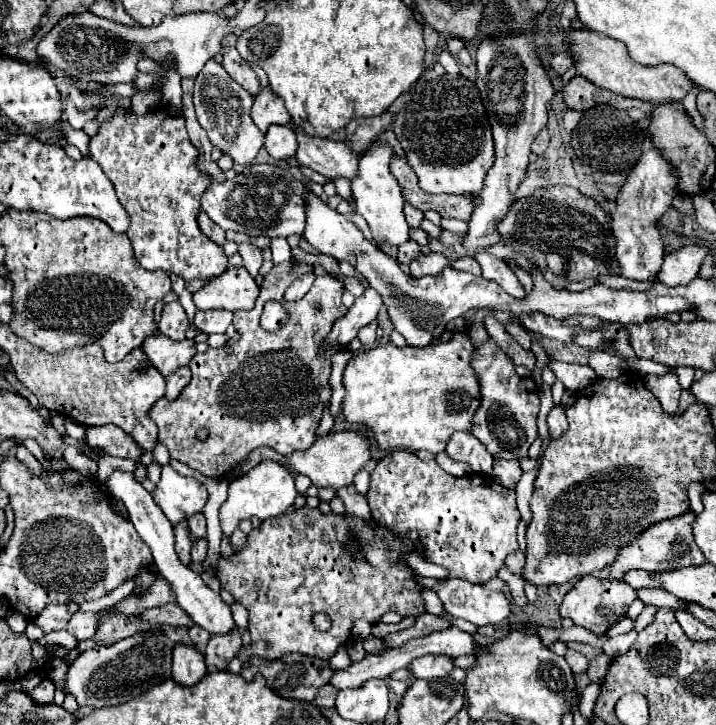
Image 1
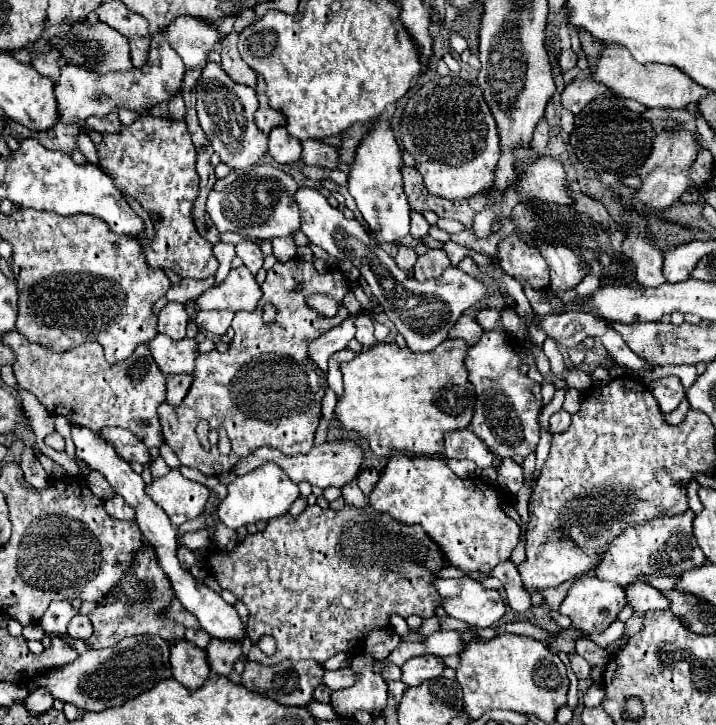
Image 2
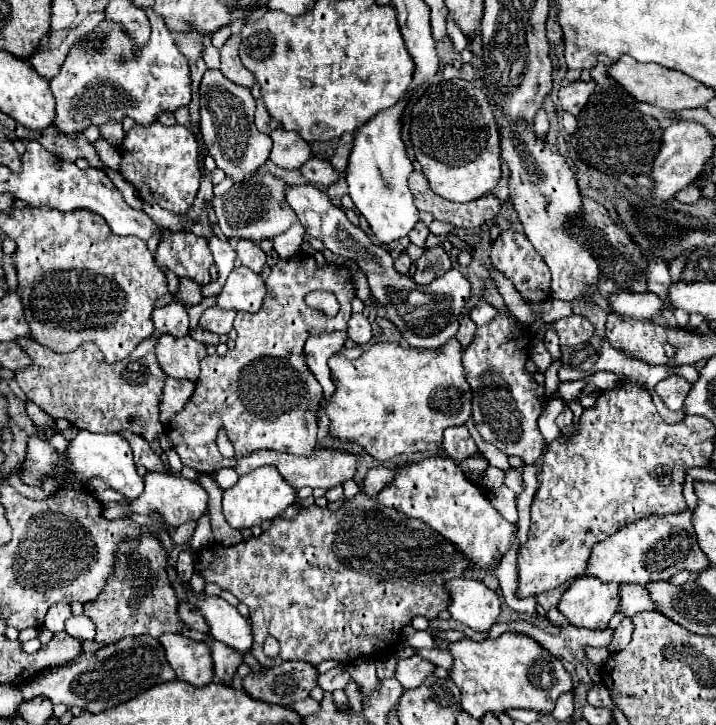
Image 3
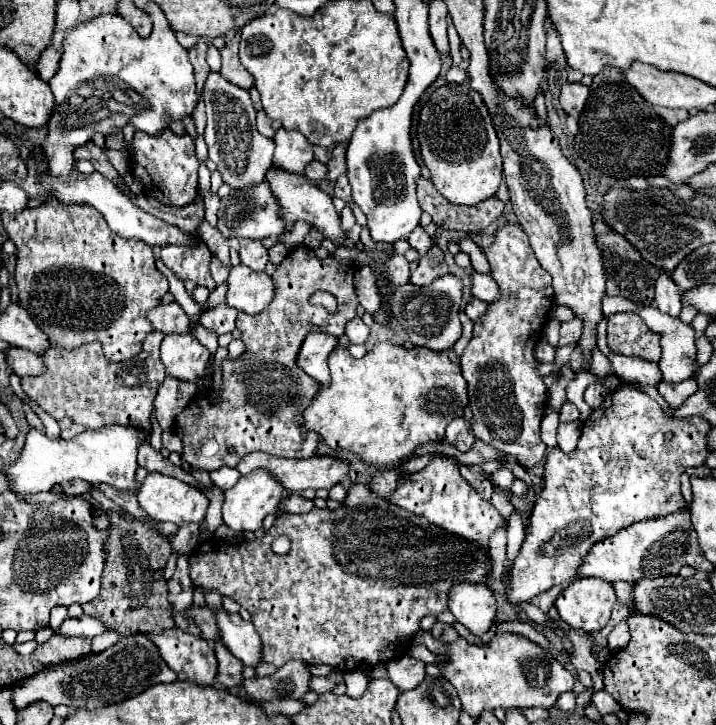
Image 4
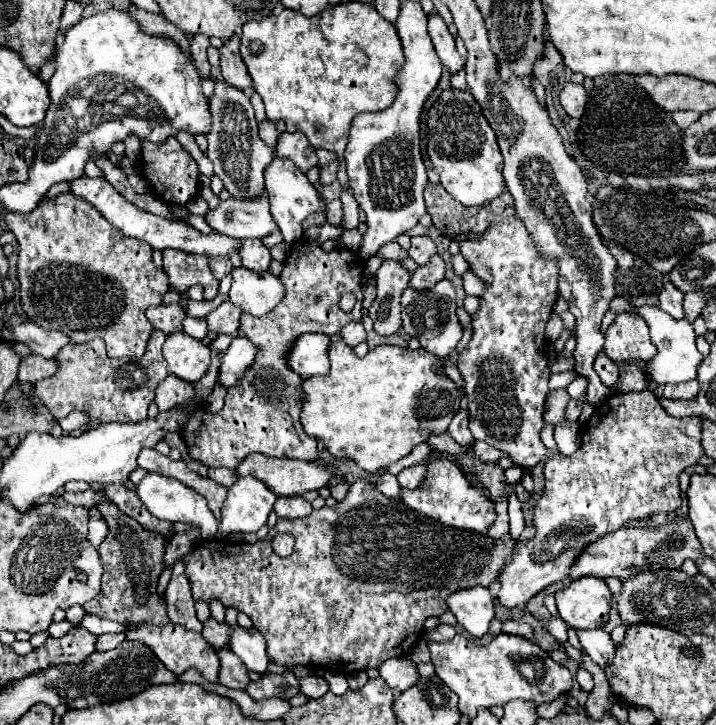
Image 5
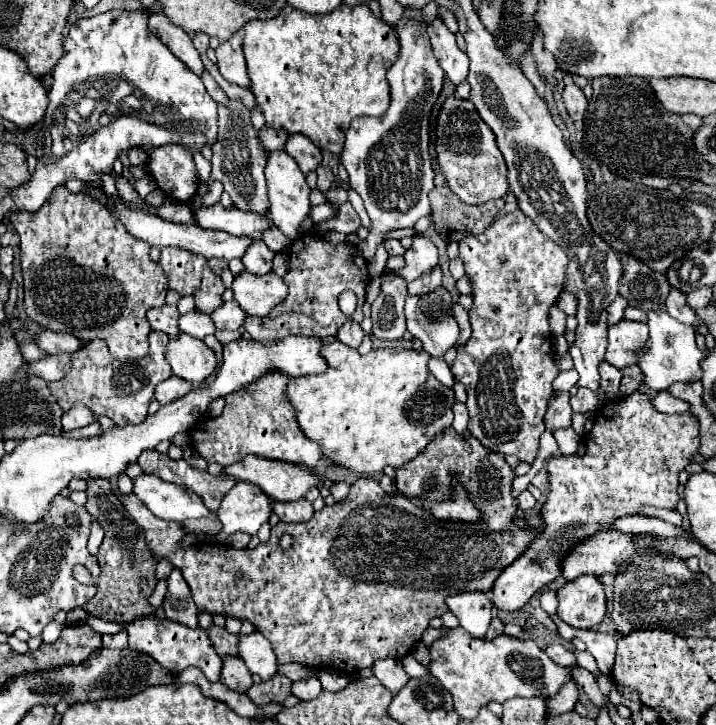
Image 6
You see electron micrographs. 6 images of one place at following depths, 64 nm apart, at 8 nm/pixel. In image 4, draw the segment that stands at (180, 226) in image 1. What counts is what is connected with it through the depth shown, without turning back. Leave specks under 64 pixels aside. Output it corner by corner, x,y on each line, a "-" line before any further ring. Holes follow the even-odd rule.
164,128
158,136
146,132
134,132
130,144
130,174
140,180
146,196
160,200
166,206
188,206
198,196
198,160
194,154
194,138
186,134
174,134
-
204,242
184,246
184,244
168,244
160,250
160,260
180,278
180,280
192,280
198,286
206,286
210,290
216,288
212,276
210,276
210,250

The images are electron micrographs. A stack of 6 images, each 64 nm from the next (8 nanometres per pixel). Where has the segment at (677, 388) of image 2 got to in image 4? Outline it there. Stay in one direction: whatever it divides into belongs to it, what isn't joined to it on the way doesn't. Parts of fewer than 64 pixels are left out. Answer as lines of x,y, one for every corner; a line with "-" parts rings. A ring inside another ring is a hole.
688,378
684,382
676,382
676,384
668,384
668,382
660,382
658,384
658,392
660,396
668,402
672,408
680,406
688,396
692,396
696,392
696,380

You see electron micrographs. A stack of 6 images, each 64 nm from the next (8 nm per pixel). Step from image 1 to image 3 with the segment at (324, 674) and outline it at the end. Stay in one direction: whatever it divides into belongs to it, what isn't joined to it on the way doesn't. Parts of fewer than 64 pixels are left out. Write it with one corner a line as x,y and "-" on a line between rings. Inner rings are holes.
282,662
270,670
250,672
244,678
244,690
256,700
290,706
310,696
310,690
318,684
318,674
310,662

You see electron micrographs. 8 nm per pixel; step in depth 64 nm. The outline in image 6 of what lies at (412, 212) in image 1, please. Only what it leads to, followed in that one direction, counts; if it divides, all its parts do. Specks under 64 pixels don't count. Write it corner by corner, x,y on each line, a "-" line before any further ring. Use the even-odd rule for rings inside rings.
414,236
414,242
406,250
404,258
406,258
406,266
396,272
410,282
410,278
418,278
422,272
426,272
434,264
438,264
438,250
432,244
432,240
428,240
424,236

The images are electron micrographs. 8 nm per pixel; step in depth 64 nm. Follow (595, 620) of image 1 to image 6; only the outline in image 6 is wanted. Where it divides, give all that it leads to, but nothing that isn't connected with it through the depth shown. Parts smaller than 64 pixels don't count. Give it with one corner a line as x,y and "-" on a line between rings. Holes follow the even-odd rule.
594,574
566,582
558,592
558,616
572,628
596,628
606,612
606,594

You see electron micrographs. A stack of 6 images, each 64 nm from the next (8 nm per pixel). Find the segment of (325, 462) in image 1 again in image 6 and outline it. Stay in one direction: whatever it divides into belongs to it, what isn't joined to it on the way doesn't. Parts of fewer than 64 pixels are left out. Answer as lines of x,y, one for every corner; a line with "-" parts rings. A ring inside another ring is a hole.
246,456
242,462
224,468
236,480
248,480
260,486
270,498
290,502
302,498
310,488
322,484
316,472
280,460
266,460
262,456

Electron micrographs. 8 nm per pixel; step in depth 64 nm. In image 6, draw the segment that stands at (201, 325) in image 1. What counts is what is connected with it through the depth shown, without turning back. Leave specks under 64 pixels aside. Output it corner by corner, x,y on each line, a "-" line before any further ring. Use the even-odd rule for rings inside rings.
234,300
224,302
220,308
216,308
210,314
216,330
238,330
246,318
246,314
242,312
242,308
238,308
238,304
234,304

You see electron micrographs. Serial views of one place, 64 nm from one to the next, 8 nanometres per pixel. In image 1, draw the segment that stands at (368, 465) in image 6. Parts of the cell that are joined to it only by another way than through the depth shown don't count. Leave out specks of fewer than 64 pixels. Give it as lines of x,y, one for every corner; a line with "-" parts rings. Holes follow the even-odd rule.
454,334
444,344
426,348
382,344
354,356
344,370
344,416
372,428
382,450
406,448
438,454
456,430
470,430
472,416
480,406
480,382
470,360
474,344
468,334

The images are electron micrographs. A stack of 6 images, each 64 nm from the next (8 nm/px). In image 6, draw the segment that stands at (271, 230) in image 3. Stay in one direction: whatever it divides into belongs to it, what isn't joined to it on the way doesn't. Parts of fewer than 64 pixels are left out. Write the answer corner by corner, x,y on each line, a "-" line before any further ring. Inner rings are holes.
220,202
214,206
198,208
194,212
194,216
202,228
222,230
222,232
228,232
232,236
258,238
258,236
262,236
262,232
272,228
272,220
266,214
240,210
236,206
226,208

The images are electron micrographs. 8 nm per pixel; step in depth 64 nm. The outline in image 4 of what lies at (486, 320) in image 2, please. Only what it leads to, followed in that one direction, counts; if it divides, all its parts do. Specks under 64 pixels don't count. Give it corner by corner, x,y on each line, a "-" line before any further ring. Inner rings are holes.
472,298
464,312
466,312
466,316
468,316
472,322
478,322
478,320
488,312
488,306
490,306
490,304
486,304
486,302
478,300
478,298

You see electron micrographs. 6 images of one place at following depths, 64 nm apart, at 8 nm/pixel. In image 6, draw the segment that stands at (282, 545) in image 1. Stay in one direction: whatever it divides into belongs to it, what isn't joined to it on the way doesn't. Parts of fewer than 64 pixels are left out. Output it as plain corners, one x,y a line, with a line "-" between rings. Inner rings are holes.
358,480
350,486
350,494
342,502
324,506
306,522
278,522
272,528
270,540
266,544
258,544
256,548
234,548
218,542
202,542
182,550
182,524
156,518
134,494
114,492
130,514
136,512
136,524
144,530
150,548
156,550
154,556
168,556
172,566
182,570
198,610
208,610
212,614
220,612
224,616
232,614
236,618
250,620
256,630
270,640
280,664
322,664
344,674
372,668
372,664
380,658
402,660
408,656
410,648
428,628
430,618
441,617
448,611
444,602
446,596
472,590
488,592
500,572
510,566
534,540
534,534
528,534
528,530
518,530
514,524
510,524
504,532
490,532
486,524
434,520
424,508
418,508
400,492
386,494
376,480
-
282,534
290,534
294,538
292,548
286,552
278,546
278,538

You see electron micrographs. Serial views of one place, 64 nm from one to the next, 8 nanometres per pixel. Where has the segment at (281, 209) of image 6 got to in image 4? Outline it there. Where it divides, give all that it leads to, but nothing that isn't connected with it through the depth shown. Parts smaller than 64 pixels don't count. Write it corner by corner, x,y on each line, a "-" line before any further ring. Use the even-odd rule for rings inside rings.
274,168
266,174
268,182
270,182
270,188
272,192
276,194
280,206
282,206
282,216
286,218
286,230
292,228
292,224
296,220
304,220
308,222
312,228
316,228
324,238
332,240
336,246
344,246
348,242
348,232
342,230
342,218
340,214
336,212
334,204
332,204
332,196
322,192
320,188
316,188
314,184
308,184
304,176
300,174
290,174
286,170
280,170
280,168

